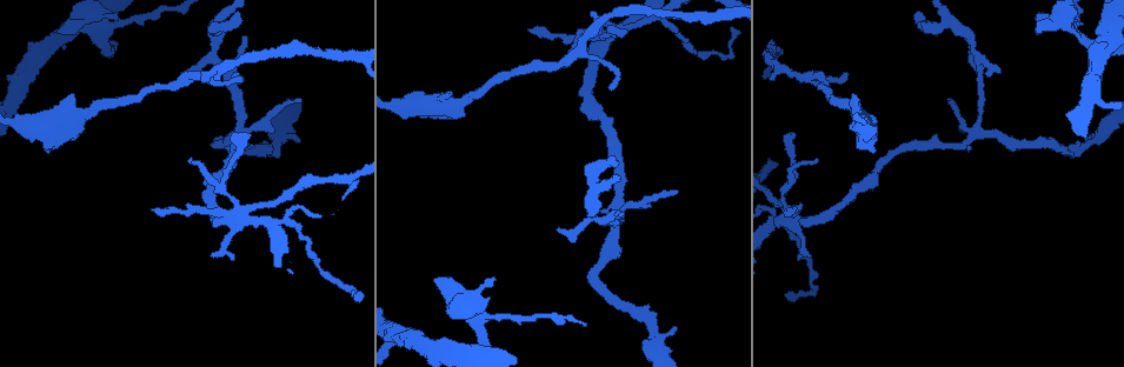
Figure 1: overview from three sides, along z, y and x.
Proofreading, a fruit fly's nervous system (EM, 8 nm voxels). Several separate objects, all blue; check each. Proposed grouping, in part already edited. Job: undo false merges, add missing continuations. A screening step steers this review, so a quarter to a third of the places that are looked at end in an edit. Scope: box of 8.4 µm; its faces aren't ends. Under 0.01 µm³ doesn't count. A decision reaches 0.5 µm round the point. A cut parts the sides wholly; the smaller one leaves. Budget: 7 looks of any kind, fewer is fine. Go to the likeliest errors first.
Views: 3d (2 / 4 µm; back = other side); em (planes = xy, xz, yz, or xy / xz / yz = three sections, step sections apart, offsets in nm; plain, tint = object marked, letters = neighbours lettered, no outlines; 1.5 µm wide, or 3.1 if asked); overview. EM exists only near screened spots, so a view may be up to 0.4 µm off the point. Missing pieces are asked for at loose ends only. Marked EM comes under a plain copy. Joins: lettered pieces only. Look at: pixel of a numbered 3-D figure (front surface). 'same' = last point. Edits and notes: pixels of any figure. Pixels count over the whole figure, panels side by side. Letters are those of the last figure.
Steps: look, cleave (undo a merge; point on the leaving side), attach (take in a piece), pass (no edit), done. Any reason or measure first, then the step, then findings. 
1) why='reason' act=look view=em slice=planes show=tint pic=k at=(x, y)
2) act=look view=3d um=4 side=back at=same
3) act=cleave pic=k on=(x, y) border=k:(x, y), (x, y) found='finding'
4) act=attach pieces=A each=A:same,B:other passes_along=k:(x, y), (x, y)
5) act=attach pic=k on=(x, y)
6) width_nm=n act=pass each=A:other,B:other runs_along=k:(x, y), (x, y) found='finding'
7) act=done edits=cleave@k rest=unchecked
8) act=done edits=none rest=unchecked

why='branch stops here' act=look view=em slice=planes show=letters pic=1 at=(57, 32)

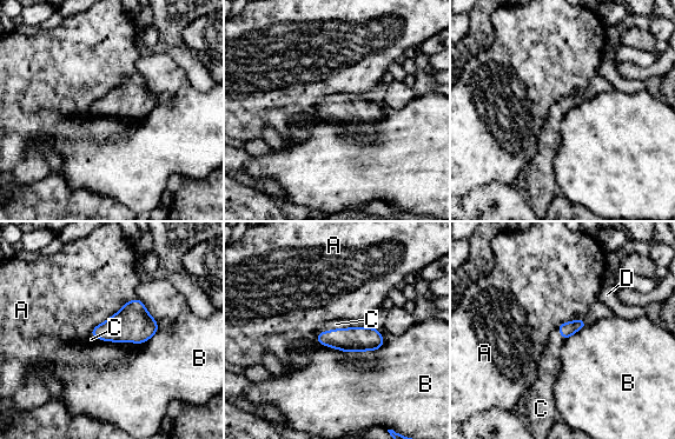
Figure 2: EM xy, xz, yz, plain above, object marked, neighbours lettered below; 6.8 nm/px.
act=attach pieces=C each=A:other,B:other,C:same,D:other passes_along=2:(355, 339), (342, 328), (336, 324) found='it goes on there'

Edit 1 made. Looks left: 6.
why='a fork' act=look view=em slice=planes show=letters pic=1 at=(611, 38)

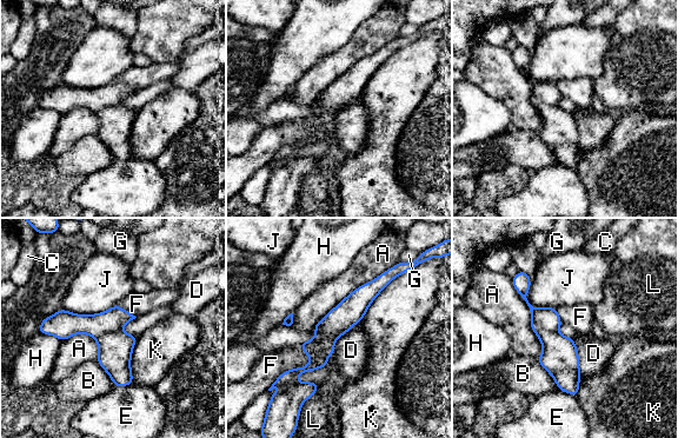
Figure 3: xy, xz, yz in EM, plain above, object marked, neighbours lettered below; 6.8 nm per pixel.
longest_contact=A:650nm act=cleave pic=3 on=(547, 318) each=A:other,B:other,C:other,D:other,E:other,F:other,G:other,H:other,J:other,K:other,L:other found='two neurons meet here'

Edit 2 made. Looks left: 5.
why='arms run side by side' act=look view=em slice=planes show=letters pic=1 at=(950, 23)

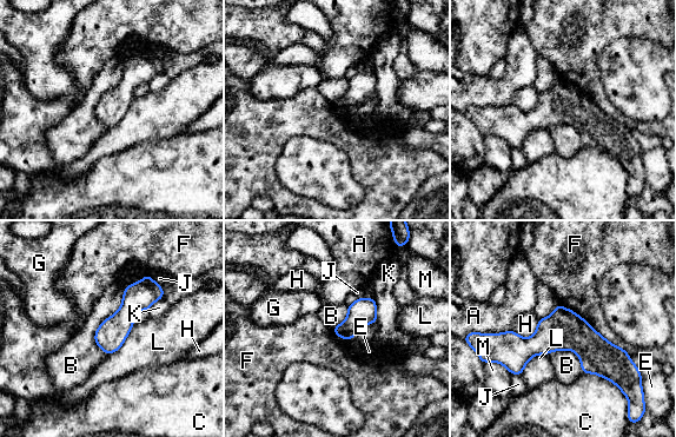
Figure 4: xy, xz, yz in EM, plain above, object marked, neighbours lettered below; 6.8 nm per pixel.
act=pass each=A:other,B:other,C:other,E:other,F:other,G:other,H:other,J:other,K:other,L:other,M:other runs_along=4:(492, 339), (584, 341), (627, 363) found='continuous, no second neuron'

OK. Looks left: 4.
act=done edits=attach@2,cleave@3 rest=unchecked

